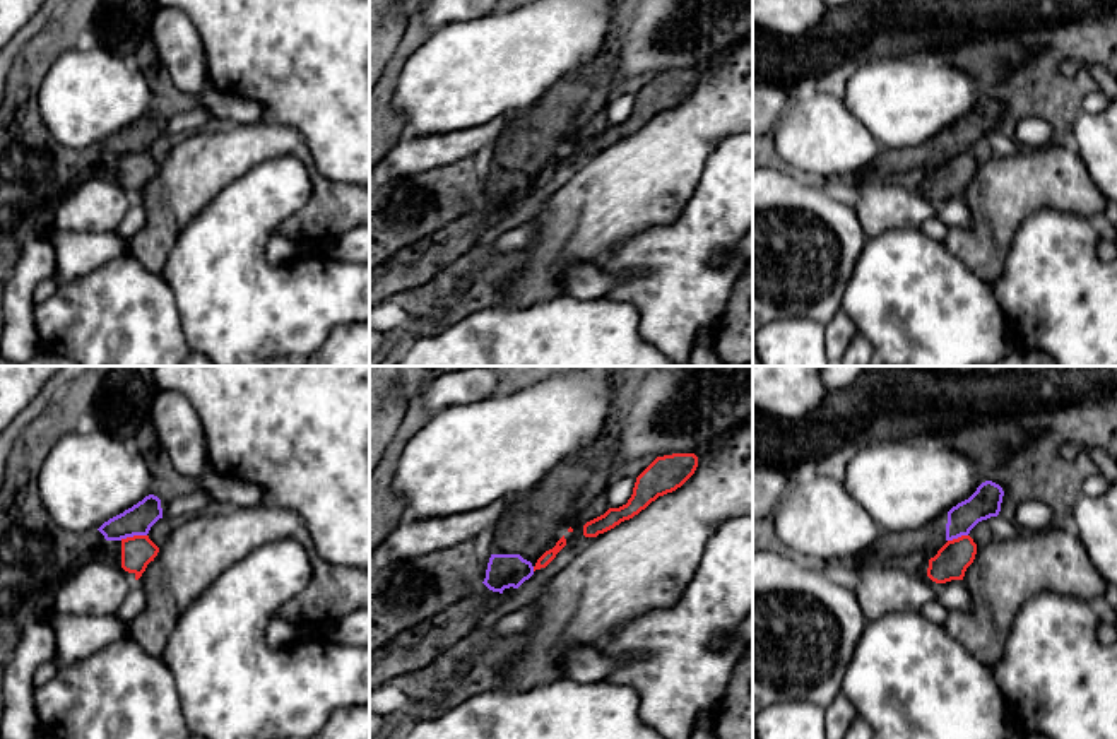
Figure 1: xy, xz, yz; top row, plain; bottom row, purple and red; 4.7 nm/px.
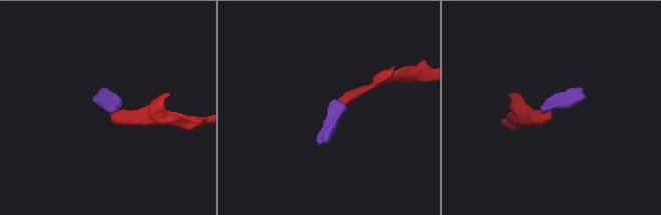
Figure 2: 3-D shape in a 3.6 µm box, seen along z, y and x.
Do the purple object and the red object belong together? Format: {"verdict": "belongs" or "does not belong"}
{"verdict": "does not belong"}

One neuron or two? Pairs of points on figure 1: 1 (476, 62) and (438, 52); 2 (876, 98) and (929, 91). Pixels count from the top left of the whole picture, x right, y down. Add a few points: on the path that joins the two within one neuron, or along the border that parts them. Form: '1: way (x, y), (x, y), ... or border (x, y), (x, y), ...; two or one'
1: way (467, 62), (447, 60); one
2: way (890, 98), (916, 98); one

